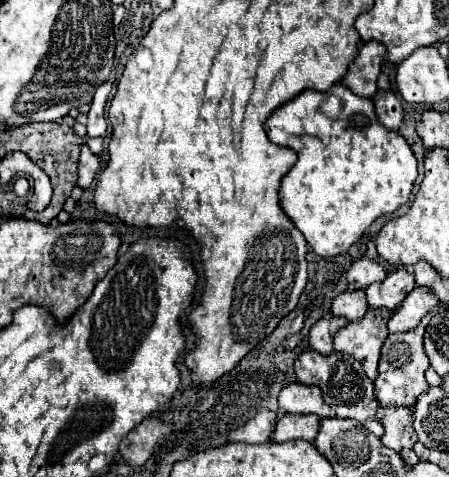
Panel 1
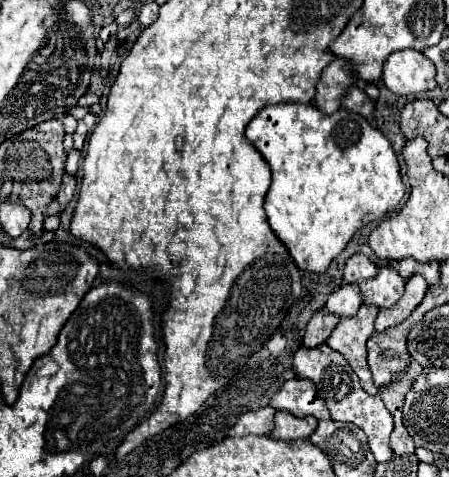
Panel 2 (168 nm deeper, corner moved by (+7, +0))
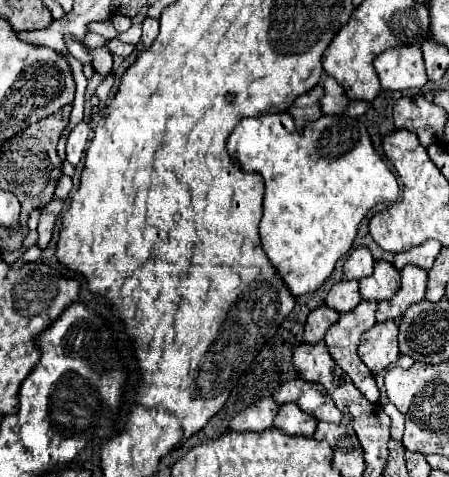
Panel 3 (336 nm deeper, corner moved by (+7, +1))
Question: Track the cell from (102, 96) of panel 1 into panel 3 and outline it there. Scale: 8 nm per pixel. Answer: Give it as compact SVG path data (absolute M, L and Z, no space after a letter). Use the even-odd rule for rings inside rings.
M79 122L79 124L71 130L71 134L69 134L69 138L67 138L67 160L69 160L73 166L79 164L87 140L89 140L89 124L87 124L87 122Z

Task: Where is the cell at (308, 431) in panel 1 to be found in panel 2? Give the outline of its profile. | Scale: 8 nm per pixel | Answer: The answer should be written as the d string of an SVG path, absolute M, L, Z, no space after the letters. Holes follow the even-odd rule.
M277 411L271 437L275 439L307 439L317 429L315 417L295 417L287 411Z

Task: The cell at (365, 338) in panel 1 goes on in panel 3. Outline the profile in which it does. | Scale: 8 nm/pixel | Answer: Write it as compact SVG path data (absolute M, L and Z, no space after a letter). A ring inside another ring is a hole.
M361 300L357 308L353 308L351 312L347 314L341 314L341 318L335 322L335 326L331 326L325 334L325 342L327 342L327 348L333 356L333 360L349 374L349 378L355 382L355 386L363 392L363 396L369 400L369 402L379 402L379 388L375 384L375 376L373 372L361 362L361 358L357 356L357 346L361 342L361 336L375 326L375 310L377 310L377 300Z

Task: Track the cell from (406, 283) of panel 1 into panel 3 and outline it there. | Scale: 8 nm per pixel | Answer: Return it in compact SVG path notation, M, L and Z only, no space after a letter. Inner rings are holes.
M379 260L375 262L375 272L367 278L359 280L359 292L365 300L389 300L399 290L399 272L393 264Z

